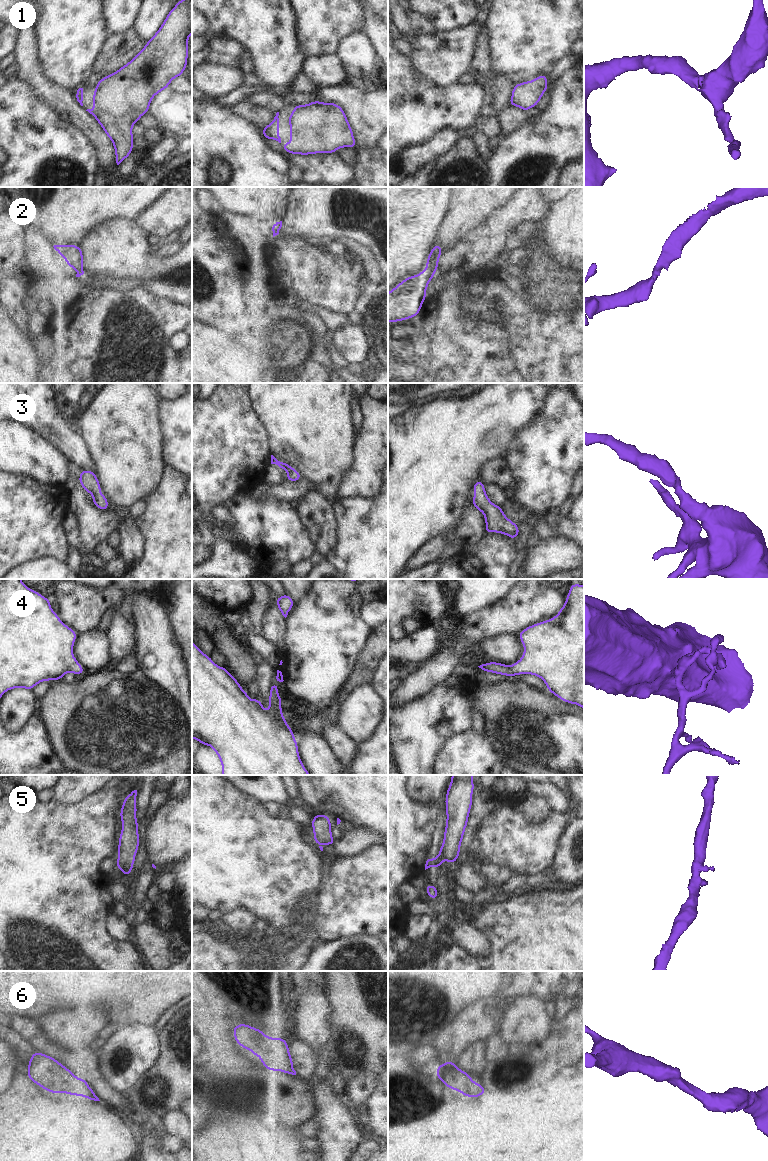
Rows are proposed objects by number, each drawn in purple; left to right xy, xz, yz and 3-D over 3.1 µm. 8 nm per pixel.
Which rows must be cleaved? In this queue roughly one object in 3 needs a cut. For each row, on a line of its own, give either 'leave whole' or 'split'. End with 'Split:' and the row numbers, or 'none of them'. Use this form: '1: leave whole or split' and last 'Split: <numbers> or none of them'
1: leave whole
2: leave whole
3: leave whole
4: leave whole
5: leave whole
6: leave whole
Split: none of them

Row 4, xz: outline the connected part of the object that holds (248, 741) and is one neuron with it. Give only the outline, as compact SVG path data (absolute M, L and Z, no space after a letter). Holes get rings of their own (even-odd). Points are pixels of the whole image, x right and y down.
M192 642L192 739L214 749L222 764L222 775L310 775L298 754L294 733L282 714L278 688L277 684L271 684L270 709L265 712L258 698L250 700L230 672L217 666Z

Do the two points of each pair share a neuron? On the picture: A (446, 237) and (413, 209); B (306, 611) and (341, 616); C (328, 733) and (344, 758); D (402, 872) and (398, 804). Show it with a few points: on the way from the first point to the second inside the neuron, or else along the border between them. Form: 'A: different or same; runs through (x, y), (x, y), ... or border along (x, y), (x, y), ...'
A: different; border along (448, 209), (434, 244)
B: same; runs through (315, 616), (332, 616)
C: same; runs through (334, 739), (343, 748), (344, 752)
D: same; runs through (398, 855), (398, 821)

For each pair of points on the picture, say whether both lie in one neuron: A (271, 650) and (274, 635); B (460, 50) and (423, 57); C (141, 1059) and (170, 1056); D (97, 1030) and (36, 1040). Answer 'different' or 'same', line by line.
A: different
B: same
C: different
D: different

